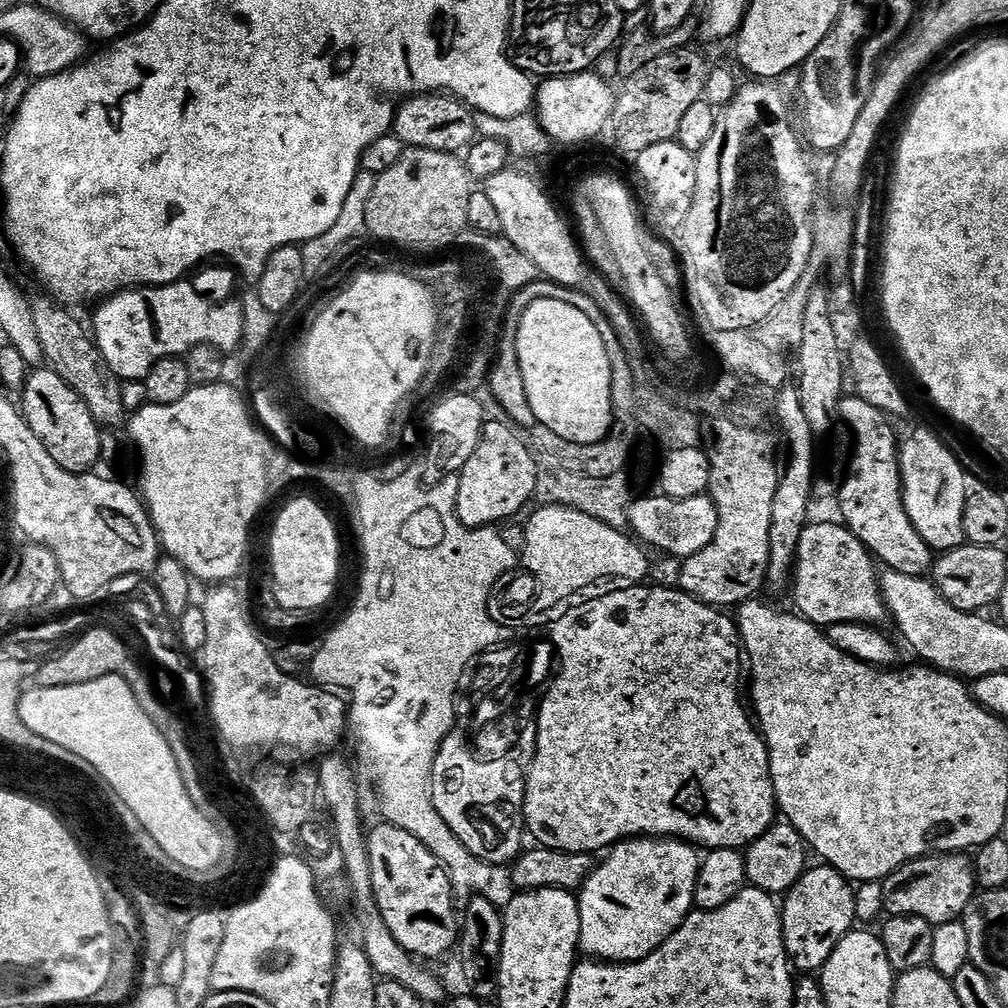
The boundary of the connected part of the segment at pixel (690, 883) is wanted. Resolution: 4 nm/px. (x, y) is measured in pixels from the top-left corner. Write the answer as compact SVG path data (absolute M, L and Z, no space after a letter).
M624 838L612 845L604 858L578 890L579 951L585 957L610 964L645 960L675 934L693 911L701 853L675 838Z

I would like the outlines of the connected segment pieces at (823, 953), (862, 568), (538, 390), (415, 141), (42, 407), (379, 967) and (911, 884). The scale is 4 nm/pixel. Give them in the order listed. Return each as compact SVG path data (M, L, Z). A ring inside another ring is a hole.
M819 867L805 870L782 900L780 917L784 927L784 945L793 969L800 974L819 973L830 954L834 954L838 942L842 942L844 935L853 931L857 923L853 881L846 879L836 868Z
M812 522L802 530L790 592L796 595L795 611L817 626L838 622L876 626L886 616L884 600L880 597L877 565L864 543L840 522Z
M552 300L531 304L517 326L517 354L532 420L539 427L554 430L566 442L605 440L613 425L609 353L602 335L581 310Z
M451 94L409 96L397 107L394 134L409 148L460 154L478 139L477 117L463 100Z
M40 366L27 373L22 389L22 411L30 430L38 434L42 446L62 466L71 472L88 472L101 463L99 436L102 428L96 424L83 401L74 389L62 380L51 366Z
M328 754L319 761L317 782L319 799L328 807L332 815L332 824L336 827L334 844L345 858L344 875L347 876L351 888L350 904L356 911L356 924L360 927L358 940L363 945L366 958L369 959L377 977L393 980L406 990L414 990L418 998L426 1005L443 1005L444 984L417 957L412 956L402 946L398 946L398 938L390 934L390 926L382 918L382 910L378 910L378 902L374 898L374 874L370 874L370 854L368 853L368 832L364 828L364 820L360 817L360 784L356 781L356 772L352 764L341 754ZM321 762L321 763L320 763ZM424 967L424 968L423 968Z
M946 852L923 856L920 860L911 860L909 864L903 864L898 871L890 874L883 882L884 888L884 912L888 916L917 916L926 918L933 926L954 922L963 917L966 906L970 906L972 897L978 891L976 880L976 865L971 855L963 852Z

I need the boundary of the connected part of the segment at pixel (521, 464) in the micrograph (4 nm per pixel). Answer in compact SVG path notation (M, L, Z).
M489 419L480 436L480 445L460 473L456 513L467 528L499 525L499 520L516 516L533 499L535 484L534 458L526 450L519 435L506 425Z

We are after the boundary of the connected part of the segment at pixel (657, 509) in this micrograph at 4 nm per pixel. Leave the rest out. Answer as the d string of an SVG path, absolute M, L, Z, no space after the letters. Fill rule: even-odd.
M659 494L650 498L639 497L630 506L628 520L633 535L639 541L679 560L688 559L704 549L713 540L718 528L717 506L707 494L680 500Z

